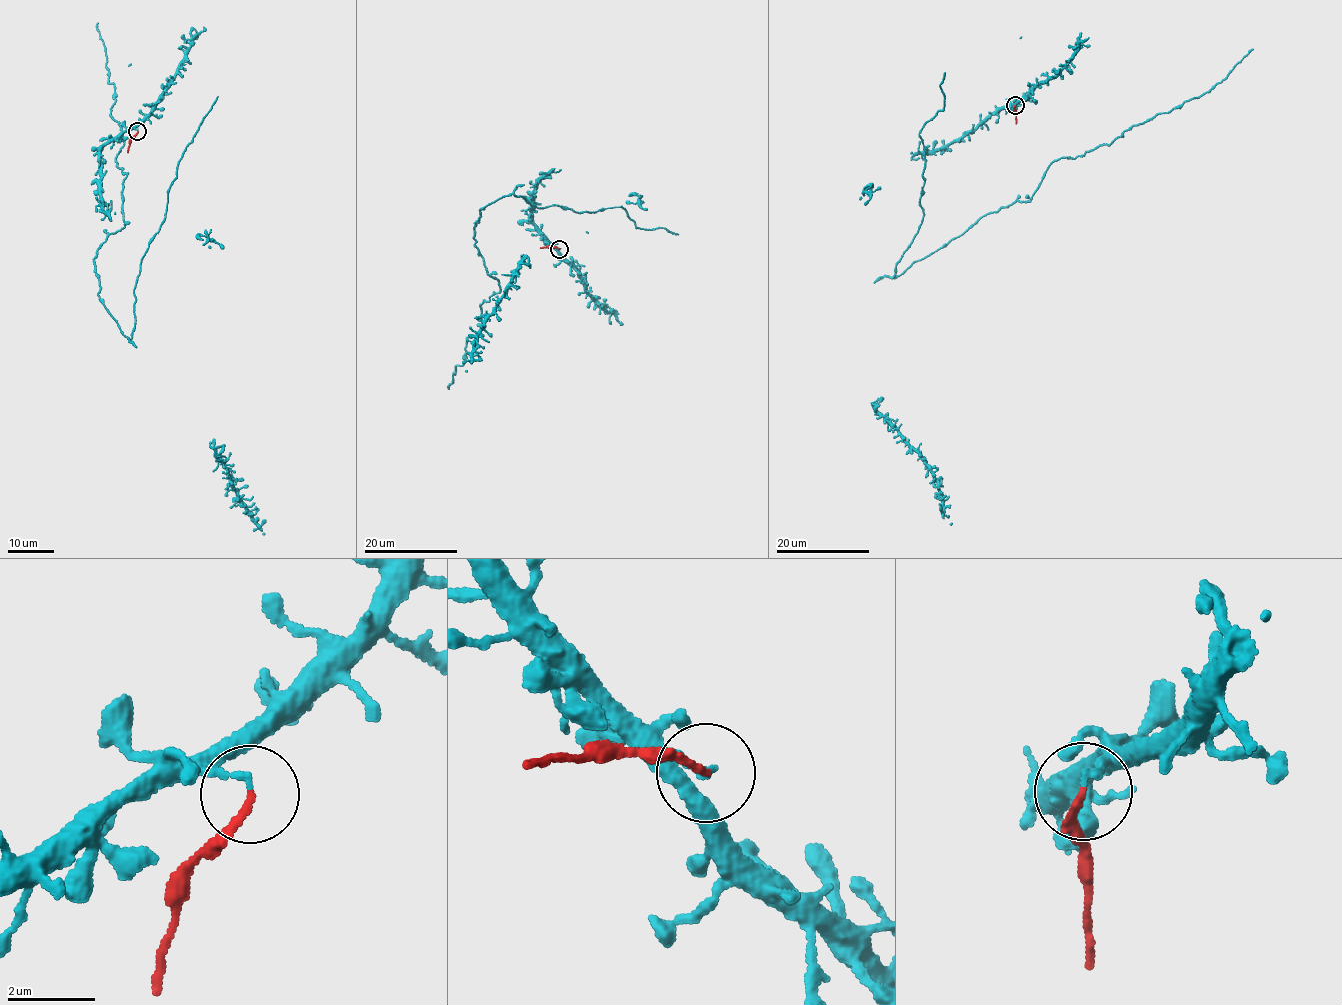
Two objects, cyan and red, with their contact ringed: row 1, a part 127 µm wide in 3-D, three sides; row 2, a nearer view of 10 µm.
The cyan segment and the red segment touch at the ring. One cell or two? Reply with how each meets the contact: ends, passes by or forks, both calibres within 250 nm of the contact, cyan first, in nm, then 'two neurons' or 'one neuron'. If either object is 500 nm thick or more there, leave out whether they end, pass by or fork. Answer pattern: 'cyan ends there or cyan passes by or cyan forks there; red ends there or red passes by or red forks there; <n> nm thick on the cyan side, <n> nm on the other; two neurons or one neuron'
cyan ends there; red ends there; 150 nm thick on the cyan side, 150 nm on the other; two neurons

